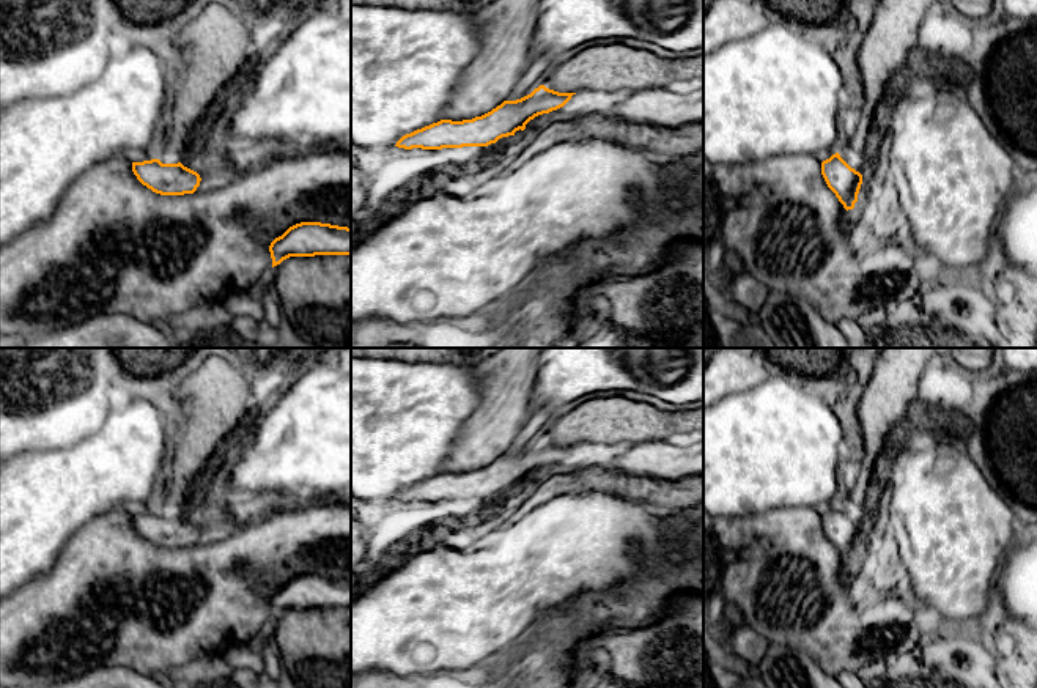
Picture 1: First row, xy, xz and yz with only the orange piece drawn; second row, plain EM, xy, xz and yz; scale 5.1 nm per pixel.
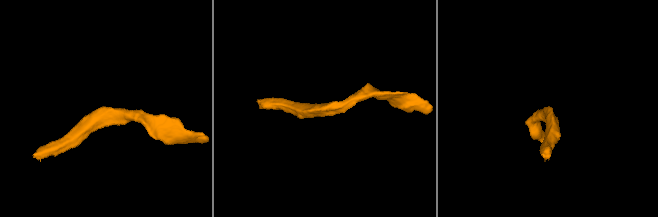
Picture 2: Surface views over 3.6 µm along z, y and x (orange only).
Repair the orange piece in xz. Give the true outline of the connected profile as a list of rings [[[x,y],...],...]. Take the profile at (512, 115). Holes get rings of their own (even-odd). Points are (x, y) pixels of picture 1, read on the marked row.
[[[540,85],[530,94],[504,101],[491,112],[472,120],[441,120],[411,134],[403,135],[395,146],[412,150],[442,150],[463,146],[488,146],[502,137],[524,131],[526,124],[538,115],[563,107],[576,93],[559,93]]]

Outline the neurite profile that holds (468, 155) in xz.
[[[515,135],[502,137],[496,143],[491,143],[488,146],[463,146],[459,148],[459,162],[458,165],[466,165],[478,161],[489,161],[500,146],[513,139]]]

